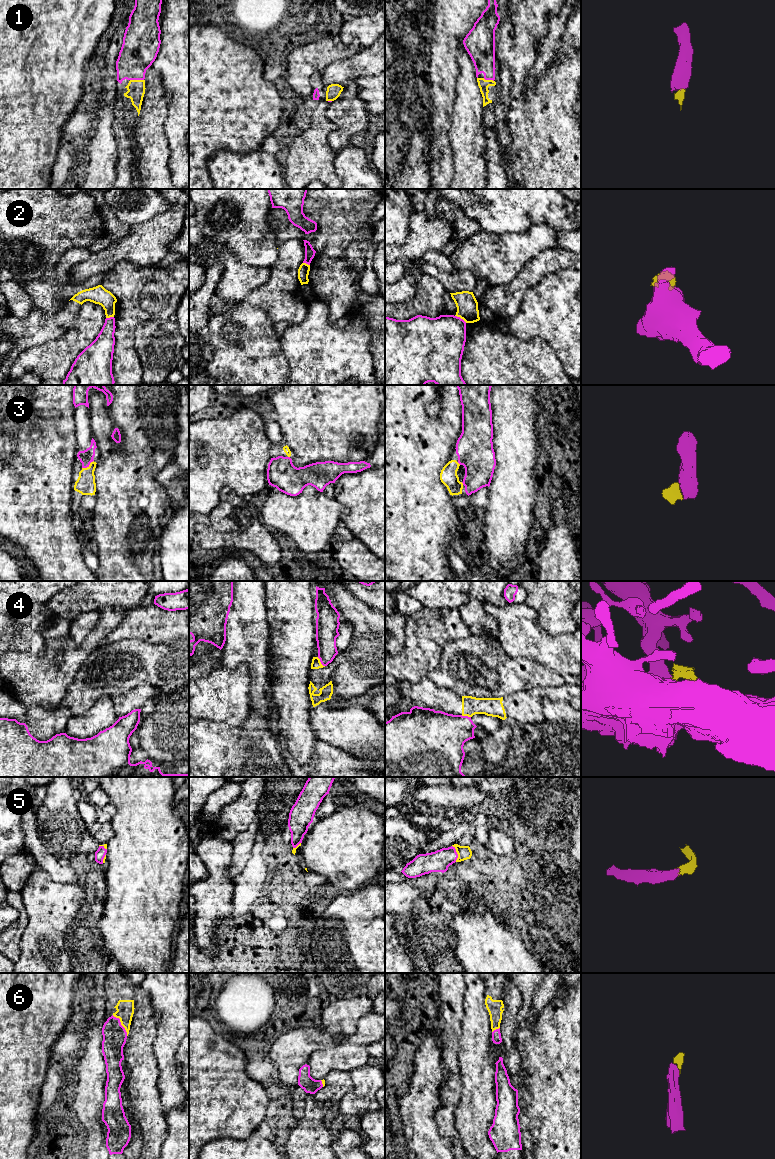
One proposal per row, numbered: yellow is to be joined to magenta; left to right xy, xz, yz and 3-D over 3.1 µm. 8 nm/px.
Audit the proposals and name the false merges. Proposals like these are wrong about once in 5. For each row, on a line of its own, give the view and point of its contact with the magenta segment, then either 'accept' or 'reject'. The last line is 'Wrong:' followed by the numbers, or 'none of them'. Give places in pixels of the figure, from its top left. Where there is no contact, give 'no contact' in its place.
1: contact xy (137, 79); accept
2: contact yz (460, 318); reject
3: contact xy (87, 466); accept
4: contact xz (320, 661); reject
5: contact yz (456, 853); accept
6: contact xy (120, 1024); accept
Wrong: 2, 4

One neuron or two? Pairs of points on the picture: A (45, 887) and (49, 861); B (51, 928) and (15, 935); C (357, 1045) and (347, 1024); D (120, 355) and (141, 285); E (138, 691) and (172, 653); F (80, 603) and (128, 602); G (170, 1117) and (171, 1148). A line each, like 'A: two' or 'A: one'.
A: two
B: two
C: two
D: one
E: two
F: one
G: one

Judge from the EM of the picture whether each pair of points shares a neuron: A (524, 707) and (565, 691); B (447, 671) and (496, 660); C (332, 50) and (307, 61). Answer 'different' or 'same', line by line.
A: same
B: same
C: same

